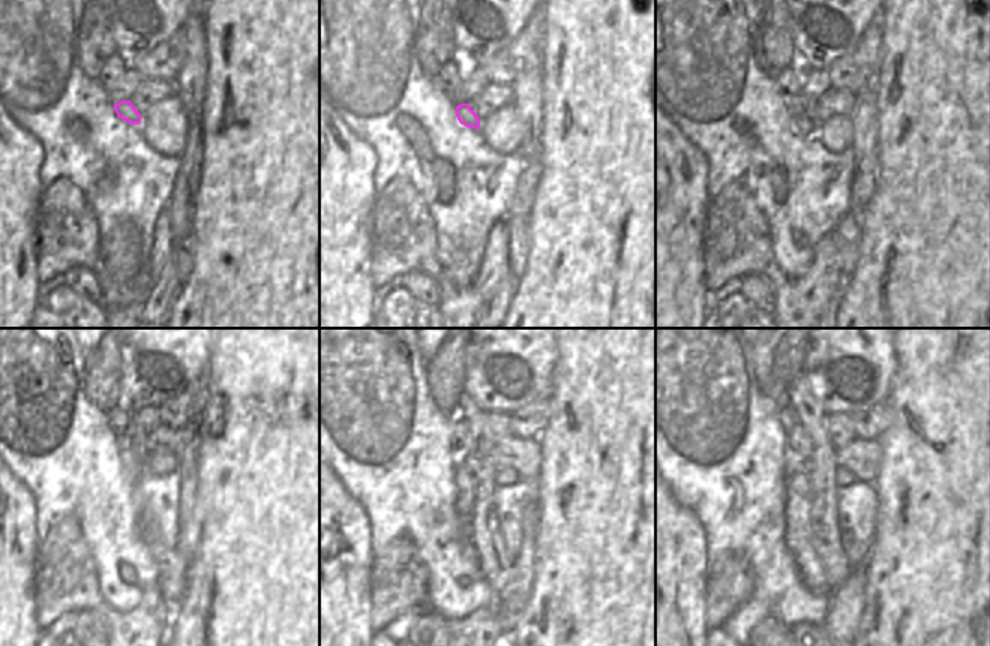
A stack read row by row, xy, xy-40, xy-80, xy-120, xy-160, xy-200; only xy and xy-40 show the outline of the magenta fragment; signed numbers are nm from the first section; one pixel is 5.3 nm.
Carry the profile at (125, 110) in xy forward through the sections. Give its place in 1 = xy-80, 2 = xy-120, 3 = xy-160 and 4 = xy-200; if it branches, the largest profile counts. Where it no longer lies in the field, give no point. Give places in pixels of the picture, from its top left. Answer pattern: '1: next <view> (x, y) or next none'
1: next xy-80 (806, 125)
2: next xy-120 (135, 466)
3: next xy-160 (464, 478)
4: next xy-200 (798, 538)

